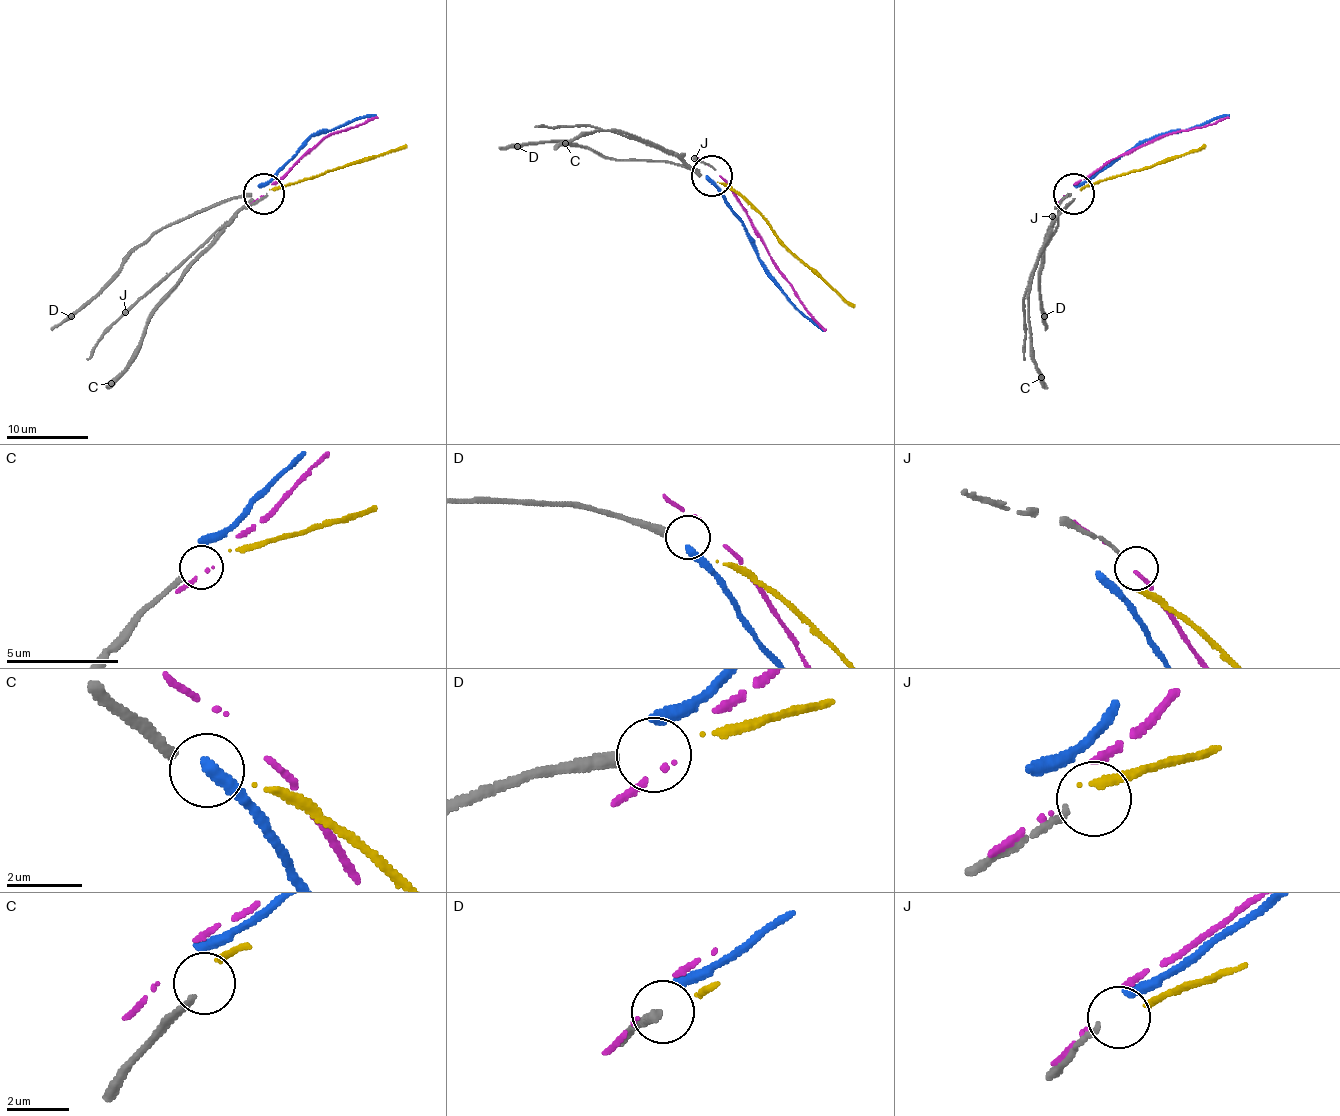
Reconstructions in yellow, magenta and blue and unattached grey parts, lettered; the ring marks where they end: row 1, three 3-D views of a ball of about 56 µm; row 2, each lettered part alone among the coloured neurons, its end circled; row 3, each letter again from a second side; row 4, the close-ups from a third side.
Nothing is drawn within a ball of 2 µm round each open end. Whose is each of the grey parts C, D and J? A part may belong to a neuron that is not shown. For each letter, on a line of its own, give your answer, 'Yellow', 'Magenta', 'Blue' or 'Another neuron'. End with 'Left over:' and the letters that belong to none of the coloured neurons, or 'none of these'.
C: Another neuron
D: Another neuron
J: Another neuron
Left over: C, D, J

